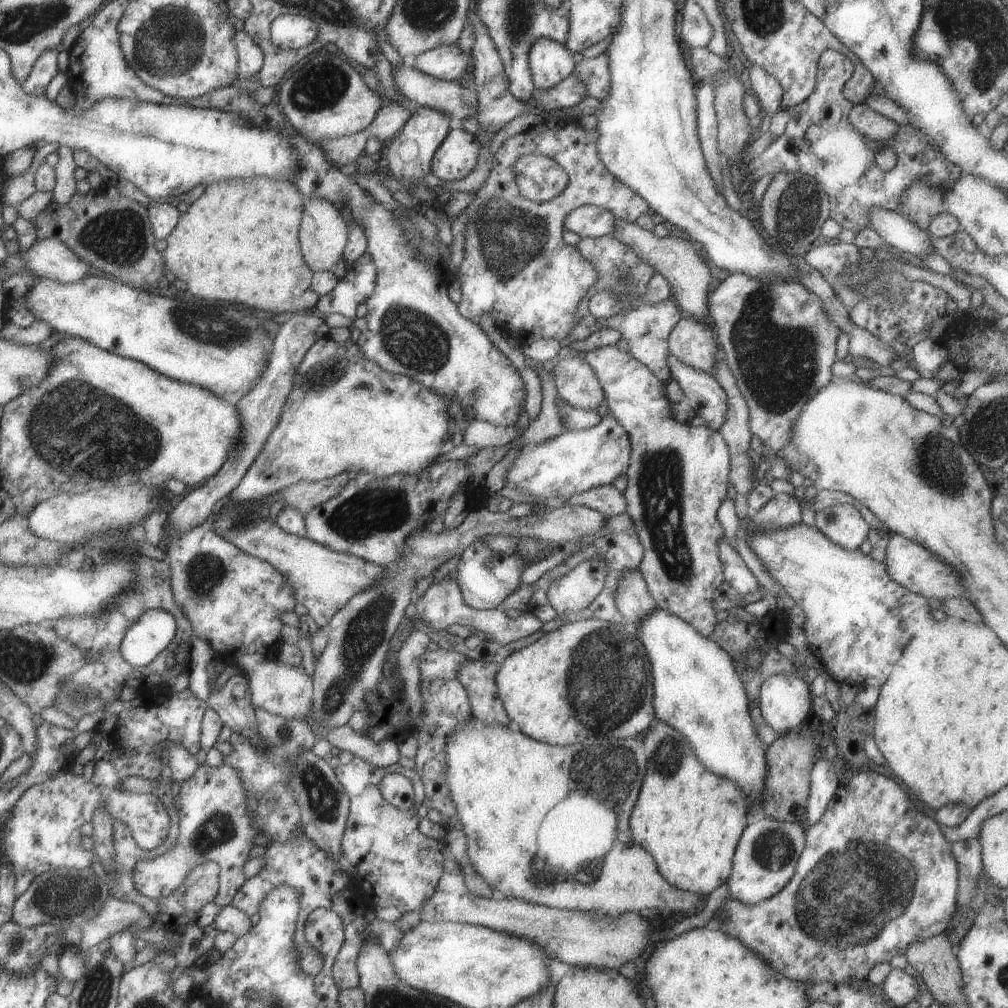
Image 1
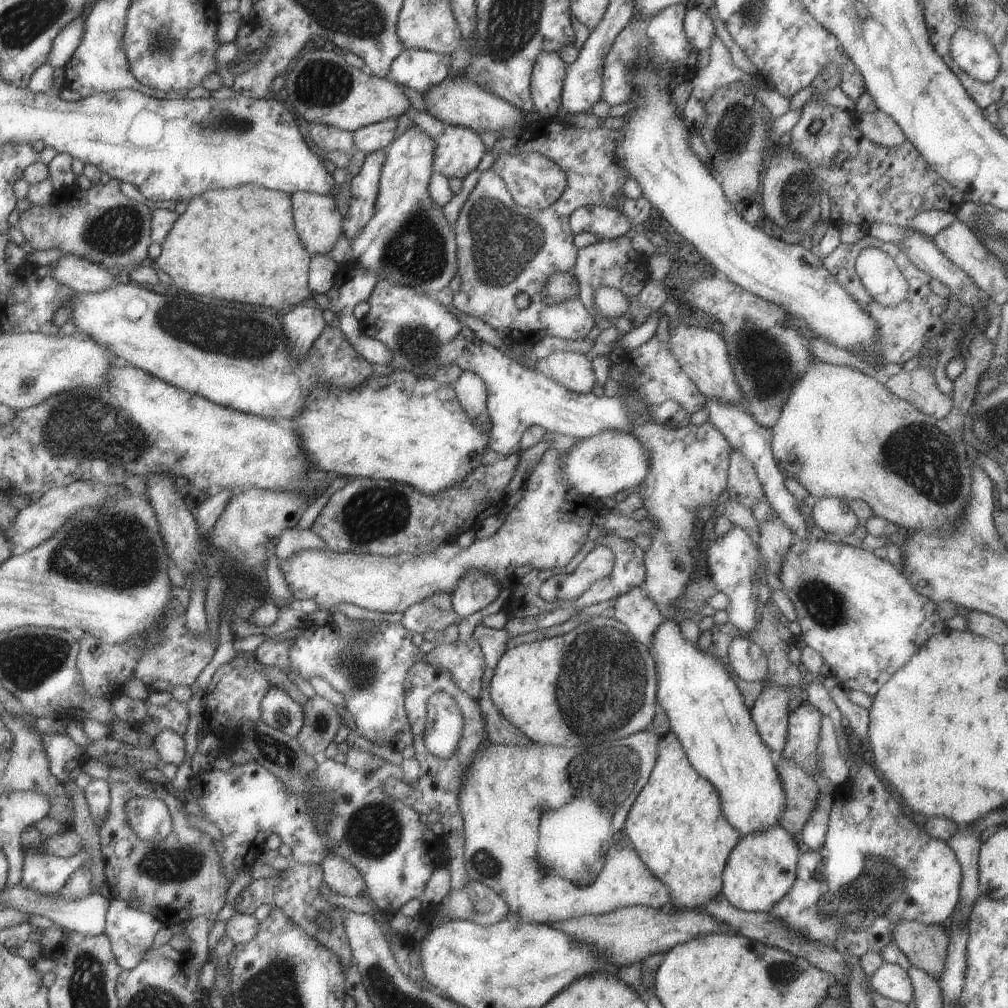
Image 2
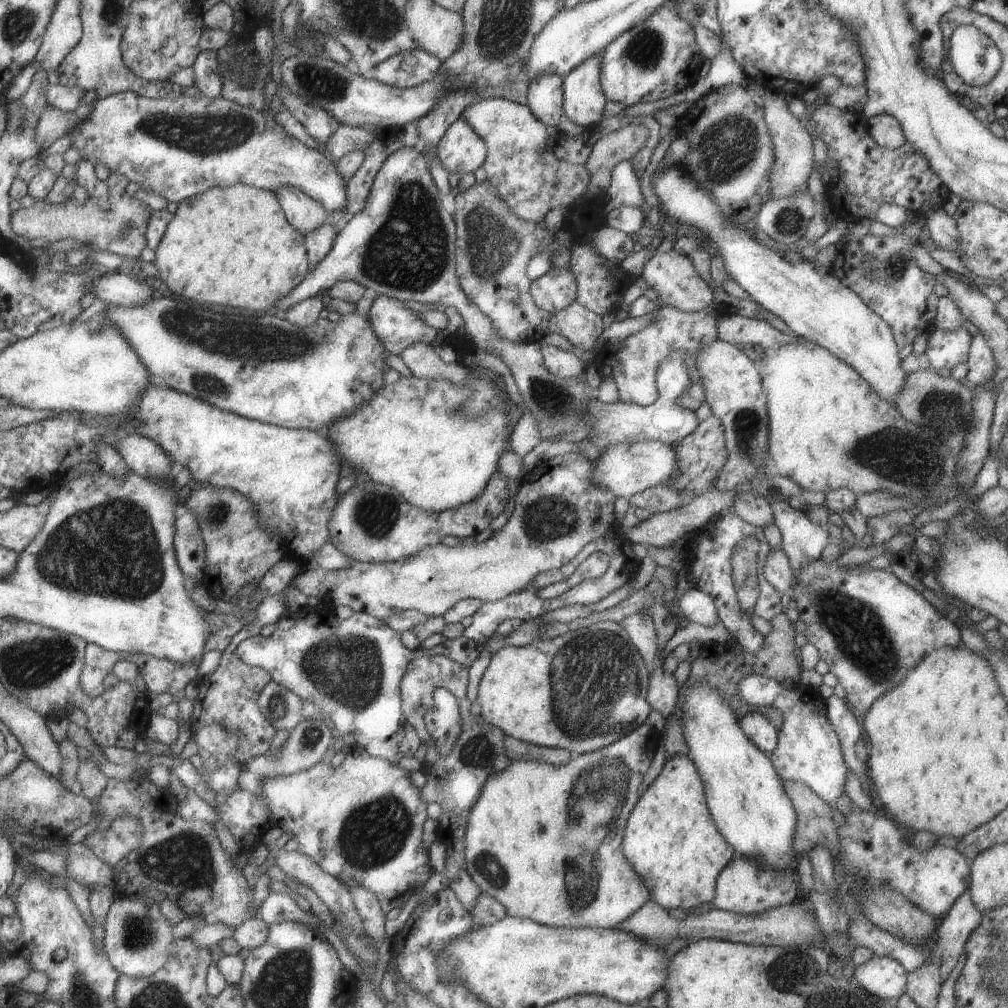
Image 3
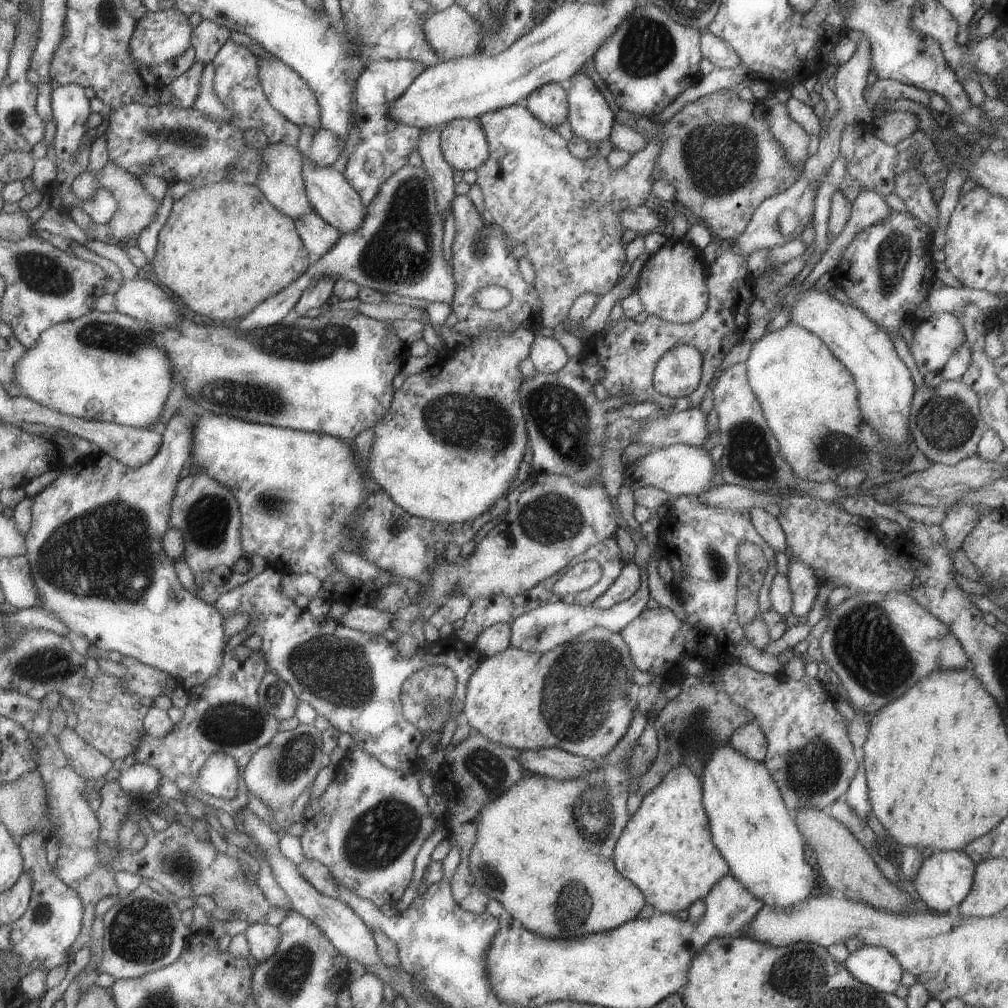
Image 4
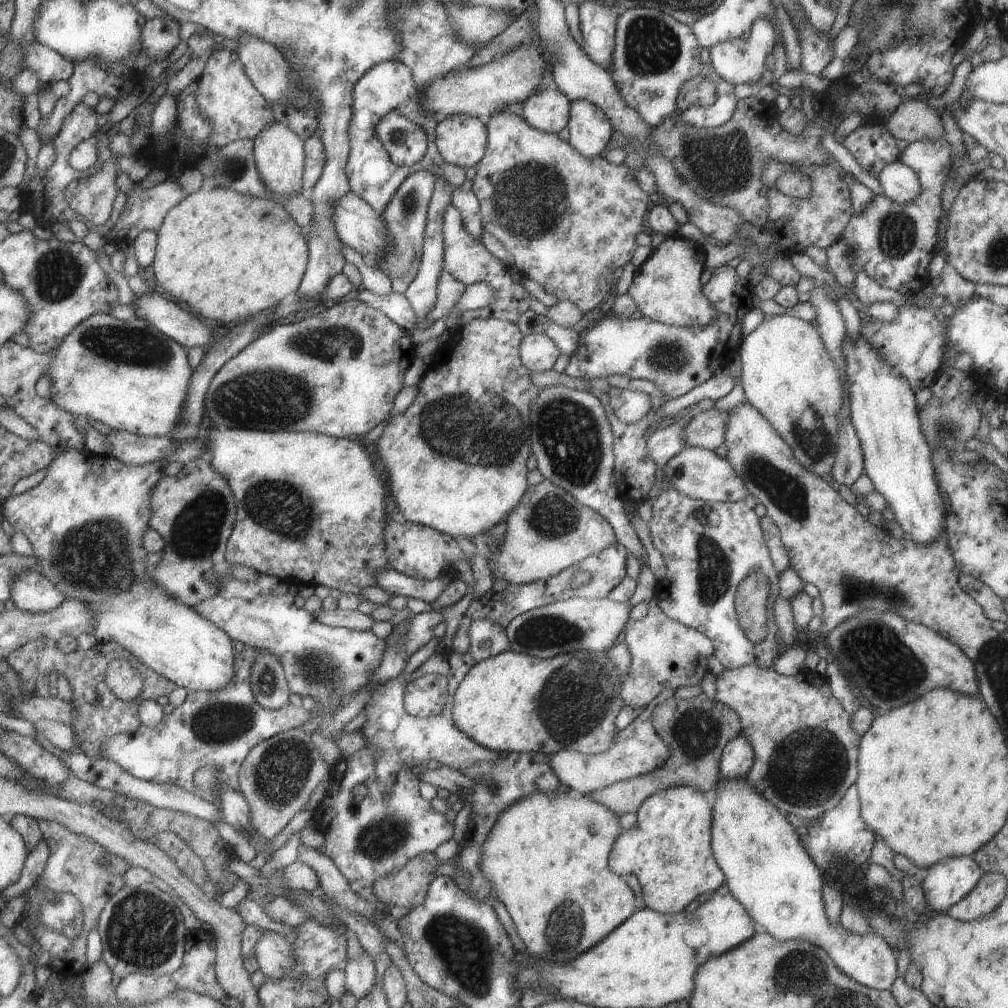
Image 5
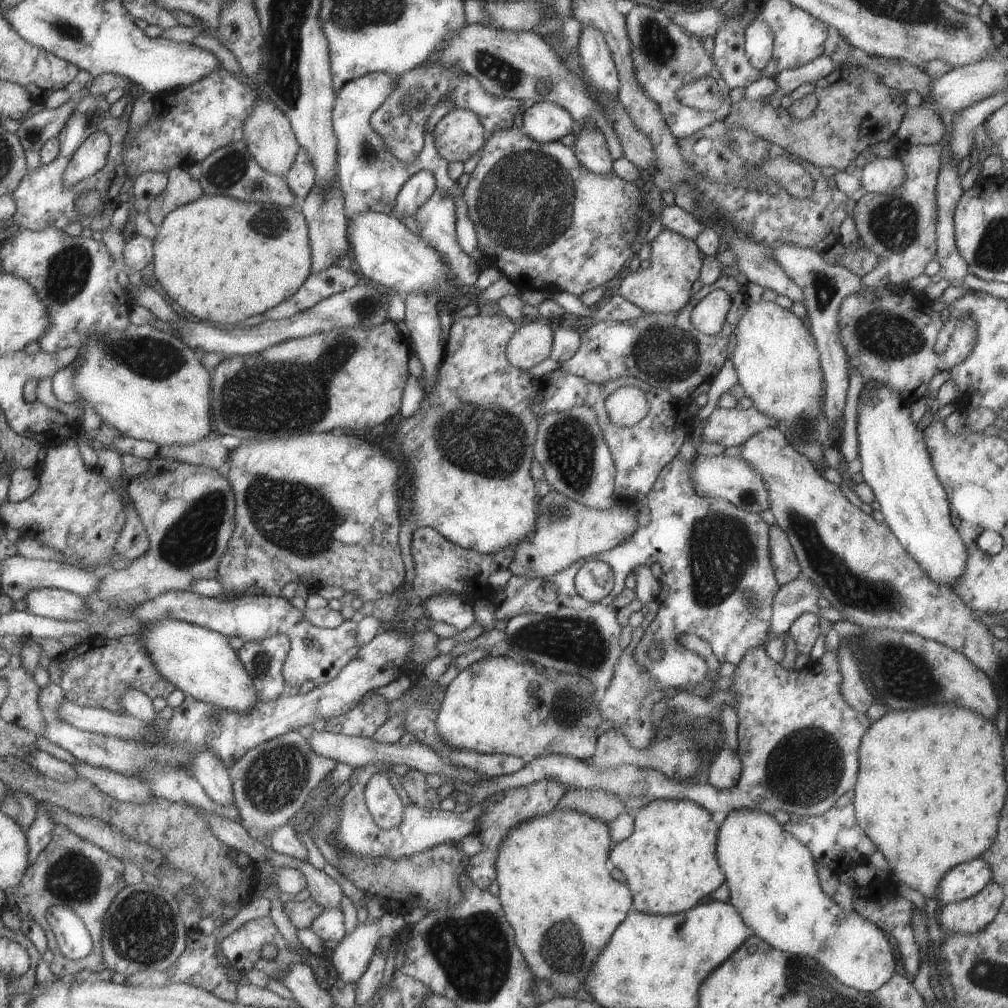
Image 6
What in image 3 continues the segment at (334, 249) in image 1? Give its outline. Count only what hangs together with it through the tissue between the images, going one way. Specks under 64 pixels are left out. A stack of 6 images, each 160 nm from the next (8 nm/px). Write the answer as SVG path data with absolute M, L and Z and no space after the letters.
M285 185L275 191L287 222L303 236L328 221L328 214L319 202L295 187Z

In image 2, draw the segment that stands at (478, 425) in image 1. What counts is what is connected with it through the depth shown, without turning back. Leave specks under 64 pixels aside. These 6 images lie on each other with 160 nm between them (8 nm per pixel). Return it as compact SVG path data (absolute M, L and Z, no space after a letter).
M461 371L453 388L466 418L470 418L472 424L480 425L485 431L489 430L490 420L486 409L486 386L483 379L471 371Z

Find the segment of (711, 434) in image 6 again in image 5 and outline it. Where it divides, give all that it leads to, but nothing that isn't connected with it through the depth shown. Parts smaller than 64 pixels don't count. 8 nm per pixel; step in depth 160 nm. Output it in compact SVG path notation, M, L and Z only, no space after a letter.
M719 409L695 410L683 428L684 444L715 450L723 444L727 417L727 412Z

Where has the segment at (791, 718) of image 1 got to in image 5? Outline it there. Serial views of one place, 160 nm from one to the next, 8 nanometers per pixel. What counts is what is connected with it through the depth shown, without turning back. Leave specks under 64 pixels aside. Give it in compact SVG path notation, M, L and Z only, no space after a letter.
M741 734L737 735L723 747L718 764L719 777L728 779L745 776L752 767L753 757L748 740Z

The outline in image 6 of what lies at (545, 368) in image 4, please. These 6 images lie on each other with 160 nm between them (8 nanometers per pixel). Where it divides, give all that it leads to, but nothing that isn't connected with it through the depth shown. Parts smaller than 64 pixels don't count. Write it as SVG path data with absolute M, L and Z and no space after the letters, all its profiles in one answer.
M544 321L524 323L509 336L505 360L515 369L529 370L553 352L551 328Z

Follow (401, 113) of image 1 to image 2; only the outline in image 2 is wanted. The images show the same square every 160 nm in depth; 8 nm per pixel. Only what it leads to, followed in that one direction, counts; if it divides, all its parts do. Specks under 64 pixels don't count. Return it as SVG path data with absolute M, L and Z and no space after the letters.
M392 118L359 127L352 133L355 150L370 153L387 147L395 138L395 128L397 128L397 119Z

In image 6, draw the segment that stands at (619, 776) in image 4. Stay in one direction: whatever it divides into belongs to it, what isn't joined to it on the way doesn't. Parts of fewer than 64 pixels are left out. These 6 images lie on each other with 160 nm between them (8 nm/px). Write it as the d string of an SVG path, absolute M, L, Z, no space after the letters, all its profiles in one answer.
M554 809L517 824L507 833L499 833L503 840L496 839L501 841L495 862L499 885L499 896L496 898L535 982L546 982L559 997L563 993L573 996L583 989L585 974L589 972L591 964L595 964L595 958L609 942L609 936L632 909L628 886L610 876L608 853L613 845L607 830L605 823L583 812Z

